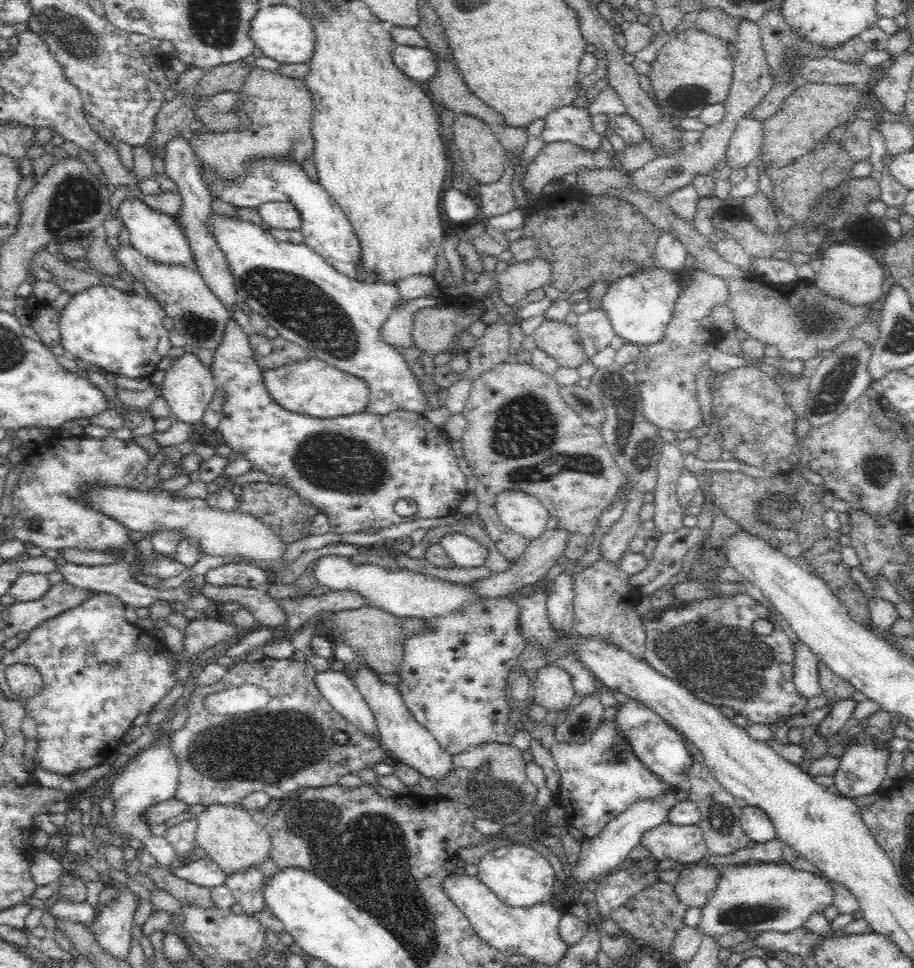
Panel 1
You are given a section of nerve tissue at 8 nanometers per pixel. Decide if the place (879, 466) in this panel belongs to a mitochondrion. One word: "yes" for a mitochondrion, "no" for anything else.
yes

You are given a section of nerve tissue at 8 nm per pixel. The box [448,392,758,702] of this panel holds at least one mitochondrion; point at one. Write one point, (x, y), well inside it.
(525, 433)

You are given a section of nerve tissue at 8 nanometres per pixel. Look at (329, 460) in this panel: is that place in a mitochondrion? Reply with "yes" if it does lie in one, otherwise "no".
yes

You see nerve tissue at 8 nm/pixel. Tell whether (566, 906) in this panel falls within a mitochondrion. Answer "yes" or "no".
no

